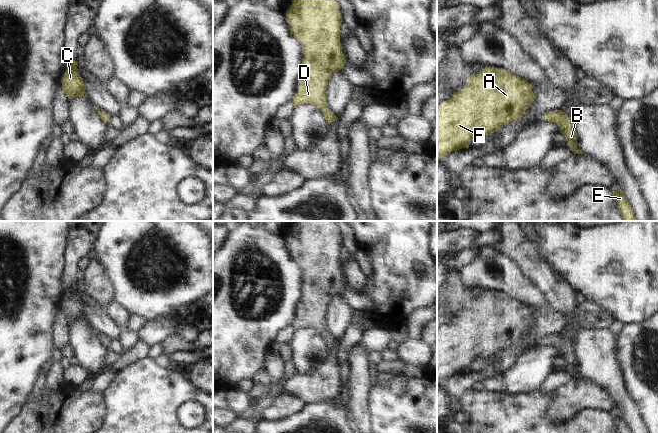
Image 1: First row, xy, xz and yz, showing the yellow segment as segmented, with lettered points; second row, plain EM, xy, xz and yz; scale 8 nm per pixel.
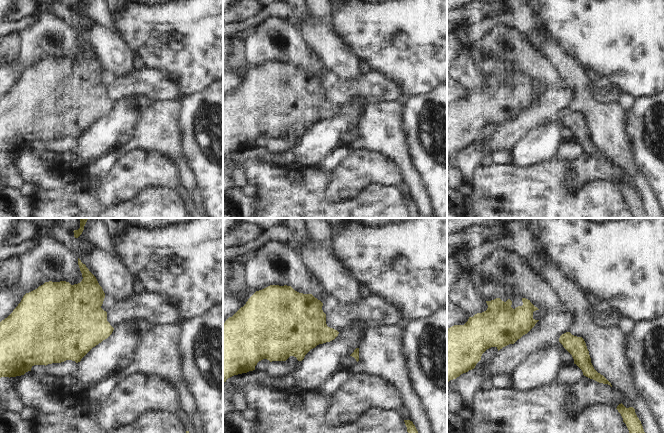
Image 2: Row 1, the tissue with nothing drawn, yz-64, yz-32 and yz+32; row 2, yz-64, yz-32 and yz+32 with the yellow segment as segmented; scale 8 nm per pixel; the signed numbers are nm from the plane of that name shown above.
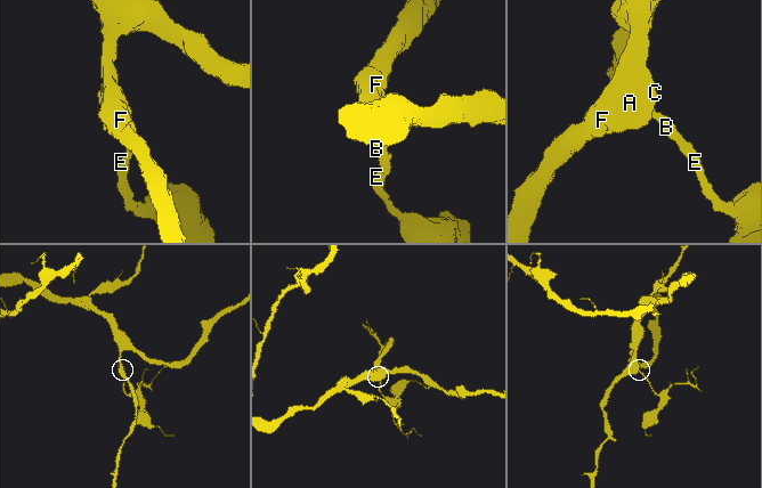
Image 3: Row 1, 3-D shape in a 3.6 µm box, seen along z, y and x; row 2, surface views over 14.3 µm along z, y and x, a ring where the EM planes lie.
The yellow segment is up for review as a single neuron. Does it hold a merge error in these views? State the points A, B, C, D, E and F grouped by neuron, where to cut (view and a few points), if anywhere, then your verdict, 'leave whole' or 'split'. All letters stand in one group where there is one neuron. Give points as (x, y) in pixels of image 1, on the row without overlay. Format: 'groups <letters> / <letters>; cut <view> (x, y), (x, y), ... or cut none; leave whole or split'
groups A B C D E F; cut none; leave whole

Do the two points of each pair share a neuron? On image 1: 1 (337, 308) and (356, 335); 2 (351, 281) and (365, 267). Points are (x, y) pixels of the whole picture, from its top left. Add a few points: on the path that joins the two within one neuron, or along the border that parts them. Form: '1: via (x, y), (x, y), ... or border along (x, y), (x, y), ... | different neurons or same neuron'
1: border along (350, 323), (337, 342) | different neurons
2: border along (350, 256), (366, 276) | different neurons

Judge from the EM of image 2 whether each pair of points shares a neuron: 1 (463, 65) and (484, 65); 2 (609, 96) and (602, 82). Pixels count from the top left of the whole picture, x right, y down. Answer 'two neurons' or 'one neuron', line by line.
1: two neurons
2: one neuron

